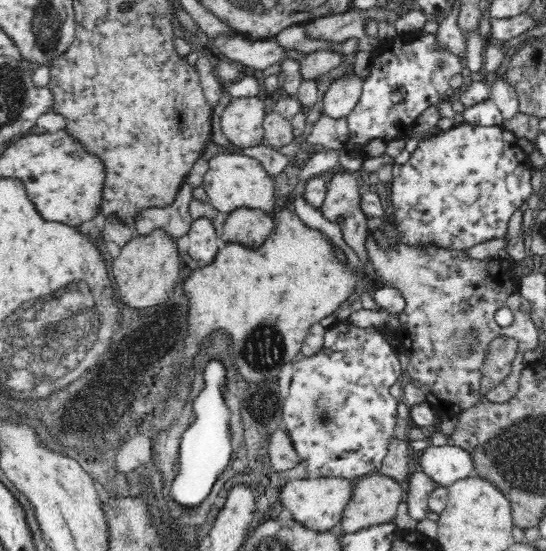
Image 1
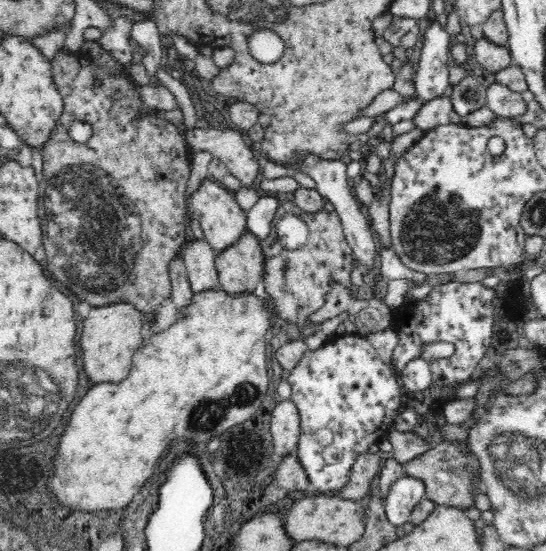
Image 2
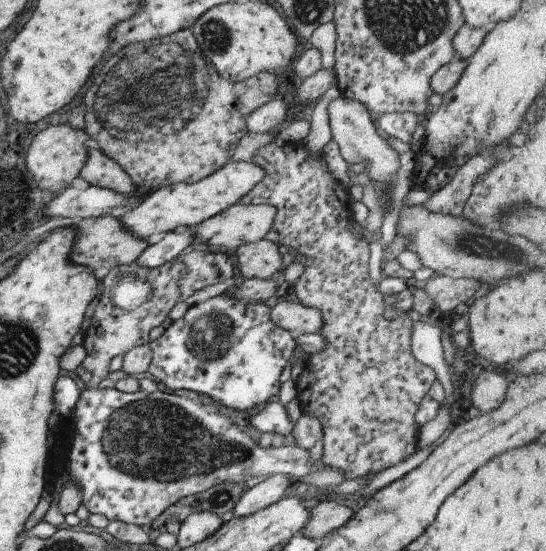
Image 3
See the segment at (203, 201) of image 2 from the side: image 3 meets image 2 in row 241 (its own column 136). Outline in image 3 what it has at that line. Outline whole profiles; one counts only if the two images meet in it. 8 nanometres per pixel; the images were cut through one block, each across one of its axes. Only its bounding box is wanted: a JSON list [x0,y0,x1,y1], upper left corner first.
[119,161,266,241]

